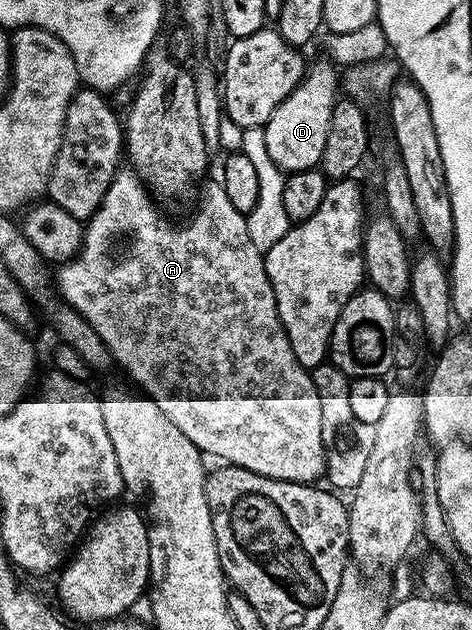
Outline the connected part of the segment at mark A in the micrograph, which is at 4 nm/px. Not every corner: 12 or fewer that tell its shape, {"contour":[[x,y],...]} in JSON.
{"contour":[[121,167],[54,284],[225,465],[316,484],[319,392],[223,183]]}

